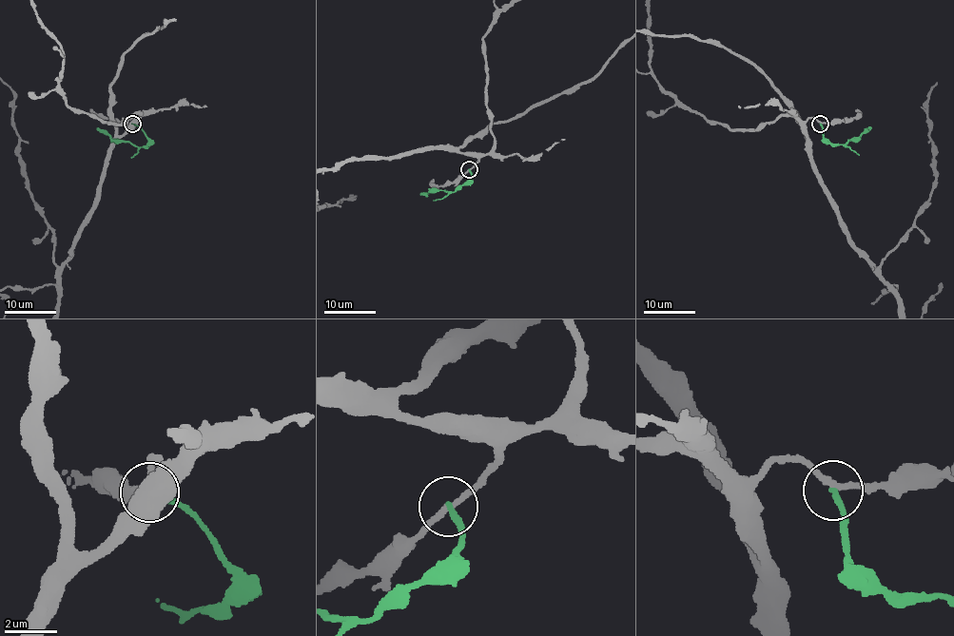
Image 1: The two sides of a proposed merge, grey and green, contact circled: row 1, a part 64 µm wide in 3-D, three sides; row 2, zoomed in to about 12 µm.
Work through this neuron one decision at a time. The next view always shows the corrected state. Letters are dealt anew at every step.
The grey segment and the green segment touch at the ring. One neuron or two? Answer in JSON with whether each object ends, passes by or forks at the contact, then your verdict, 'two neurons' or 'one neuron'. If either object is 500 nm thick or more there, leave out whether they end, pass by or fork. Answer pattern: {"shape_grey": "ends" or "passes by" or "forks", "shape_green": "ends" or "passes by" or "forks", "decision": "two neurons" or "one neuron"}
{"shape_grey": "passes by", "shape_green": "ends", "decision": "two neurons"}

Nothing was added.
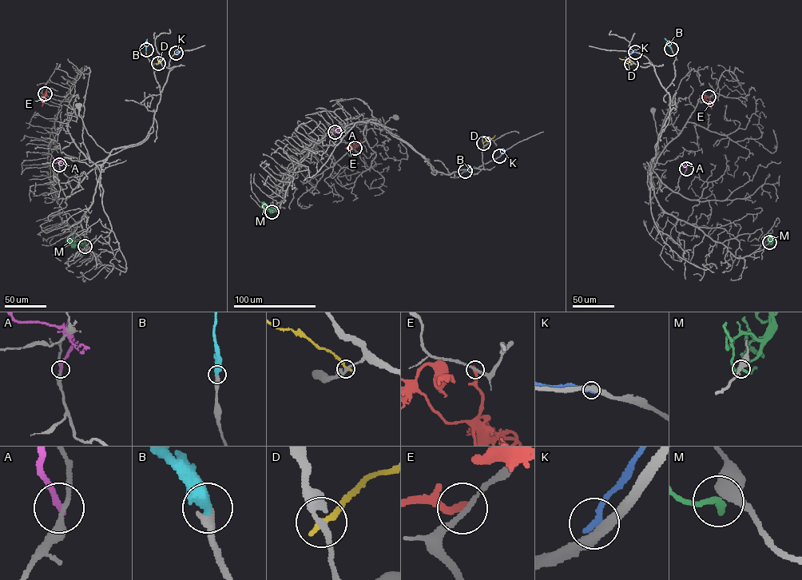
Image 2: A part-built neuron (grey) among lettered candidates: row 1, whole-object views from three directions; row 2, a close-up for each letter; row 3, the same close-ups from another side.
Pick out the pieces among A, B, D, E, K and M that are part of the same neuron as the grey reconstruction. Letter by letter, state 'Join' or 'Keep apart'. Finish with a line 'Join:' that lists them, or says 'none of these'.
A: Keep apart
B: Join
D: Keep apart
E: Keep apart
K: Keep apart
M: Keep apart
Join: B

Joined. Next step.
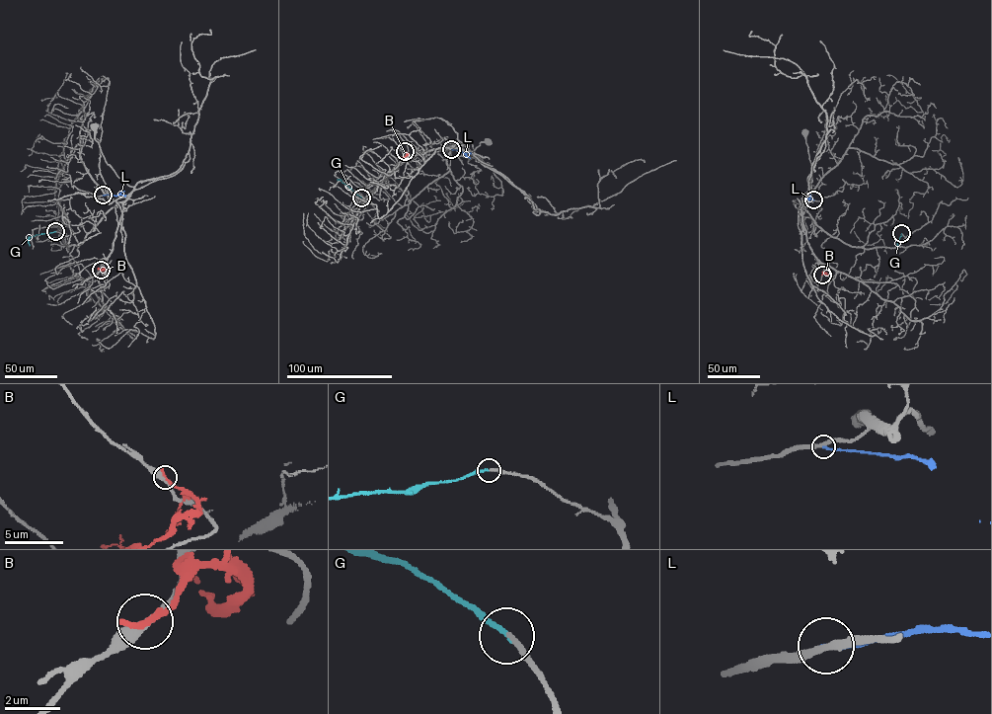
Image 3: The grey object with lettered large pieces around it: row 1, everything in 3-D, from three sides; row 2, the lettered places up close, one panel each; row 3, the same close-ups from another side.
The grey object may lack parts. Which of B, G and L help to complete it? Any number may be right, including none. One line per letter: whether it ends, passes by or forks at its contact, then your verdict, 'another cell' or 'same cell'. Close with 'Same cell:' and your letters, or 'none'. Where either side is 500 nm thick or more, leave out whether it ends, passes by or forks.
B: it ends there; another cell
G: it ends there; same cell
L: it ends there; another cell
Same cell: G

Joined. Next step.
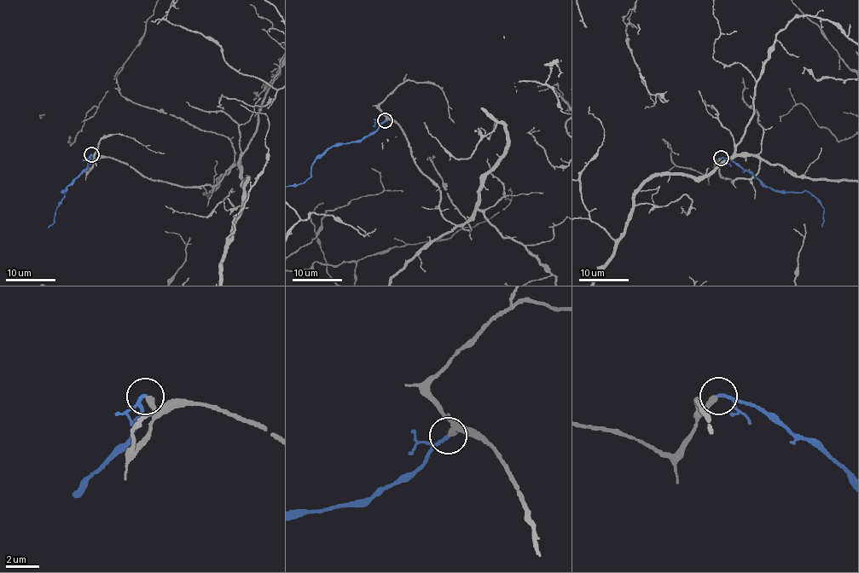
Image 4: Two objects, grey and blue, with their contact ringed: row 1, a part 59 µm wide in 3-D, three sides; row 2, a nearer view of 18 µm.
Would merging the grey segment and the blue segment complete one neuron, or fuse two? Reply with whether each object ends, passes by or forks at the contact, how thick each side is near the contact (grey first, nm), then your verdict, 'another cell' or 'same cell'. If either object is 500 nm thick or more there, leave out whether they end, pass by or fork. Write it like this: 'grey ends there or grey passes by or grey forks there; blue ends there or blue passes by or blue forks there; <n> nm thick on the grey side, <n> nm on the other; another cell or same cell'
grey ends there; blue ends there; 320 nm thick on the grey side, 200 nm on the other; same cell

